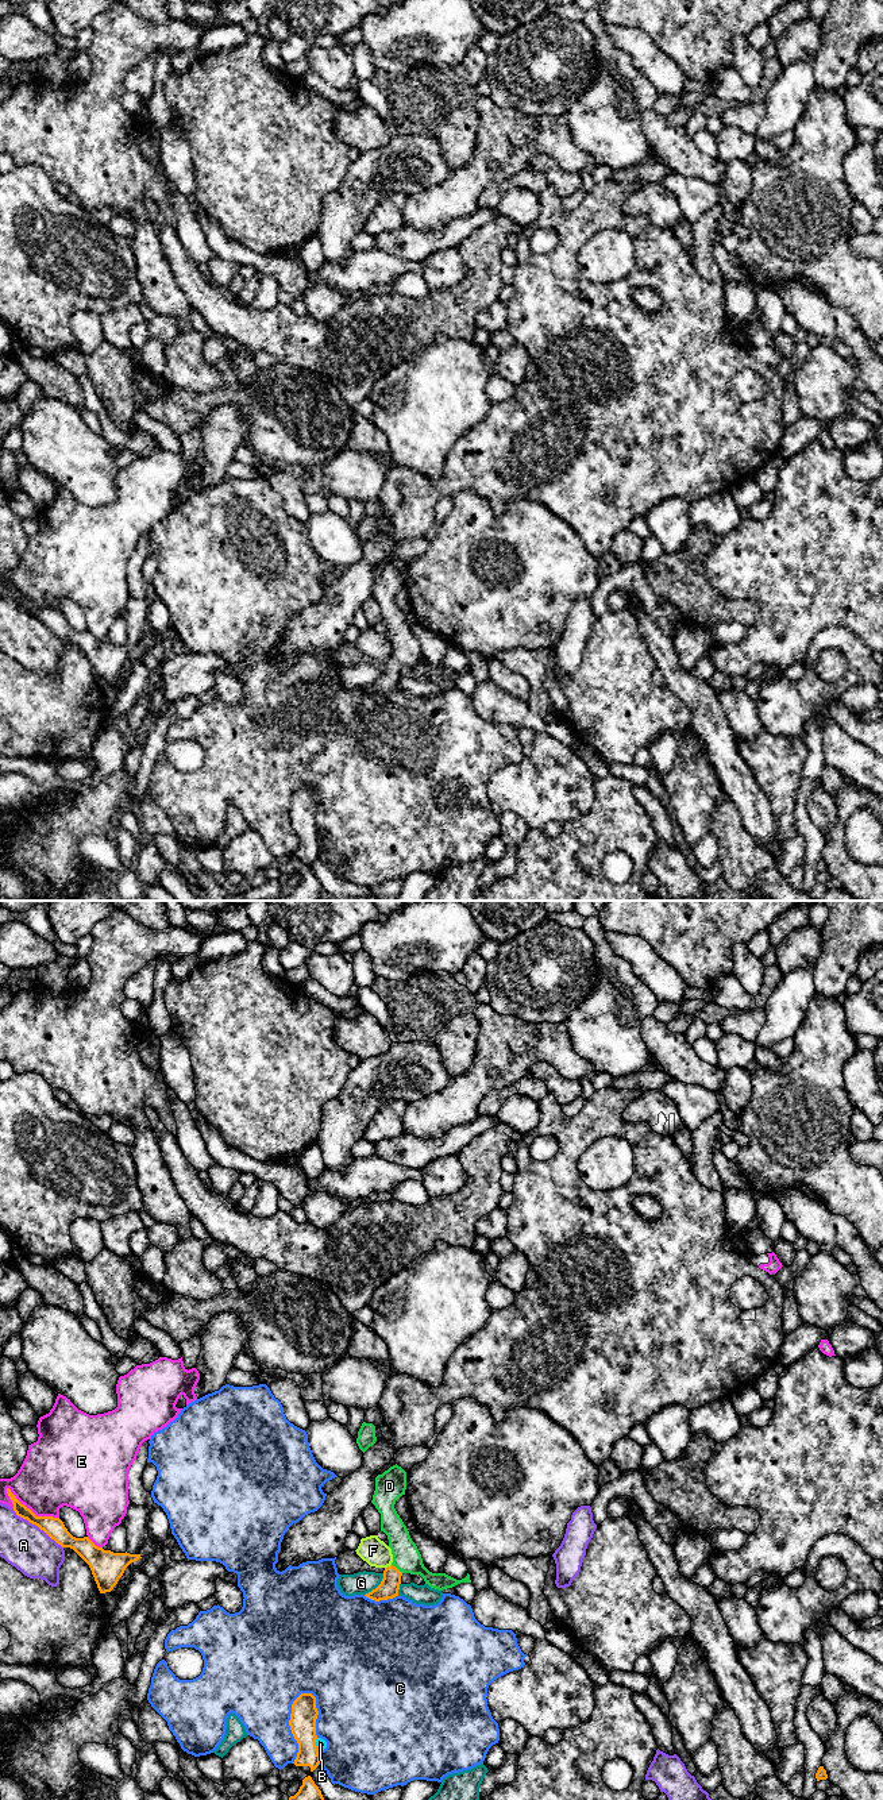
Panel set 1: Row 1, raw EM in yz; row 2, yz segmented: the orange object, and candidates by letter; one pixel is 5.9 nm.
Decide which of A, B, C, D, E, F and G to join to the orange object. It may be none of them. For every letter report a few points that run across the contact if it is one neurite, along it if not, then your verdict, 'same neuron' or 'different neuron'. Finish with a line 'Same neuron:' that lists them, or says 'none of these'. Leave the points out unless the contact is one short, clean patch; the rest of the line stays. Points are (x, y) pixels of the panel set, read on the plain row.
A: different neuron
B: different neuron
C: different neuron
D: line yz (389, 679), (396, 660), (407, 651); same neuron
E: different neuron
F: line yz (390, 656), (385, 660); different neuron
G: different neuron
Same neuron: D

